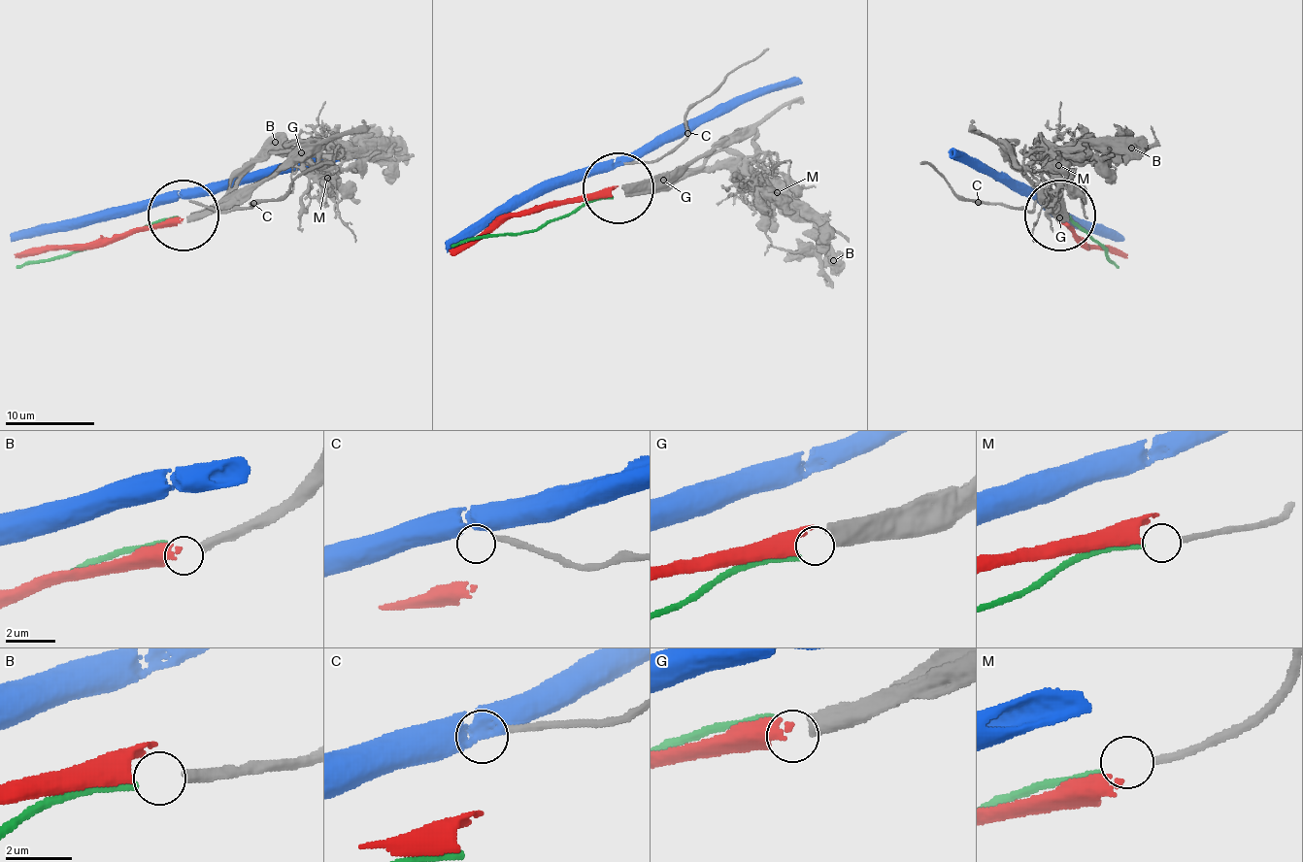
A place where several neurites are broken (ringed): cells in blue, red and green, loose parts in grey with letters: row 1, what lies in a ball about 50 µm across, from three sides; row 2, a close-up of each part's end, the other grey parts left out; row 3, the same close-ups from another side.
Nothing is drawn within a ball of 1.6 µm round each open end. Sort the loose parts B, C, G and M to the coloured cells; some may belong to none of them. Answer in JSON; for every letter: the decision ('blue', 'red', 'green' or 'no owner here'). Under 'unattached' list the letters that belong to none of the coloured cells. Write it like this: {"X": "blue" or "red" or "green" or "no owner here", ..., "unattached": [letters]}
{"B": "no owner here", "C": "no owner here", "G": "red", "M": "green", "unattached": ["B", "C"]}

